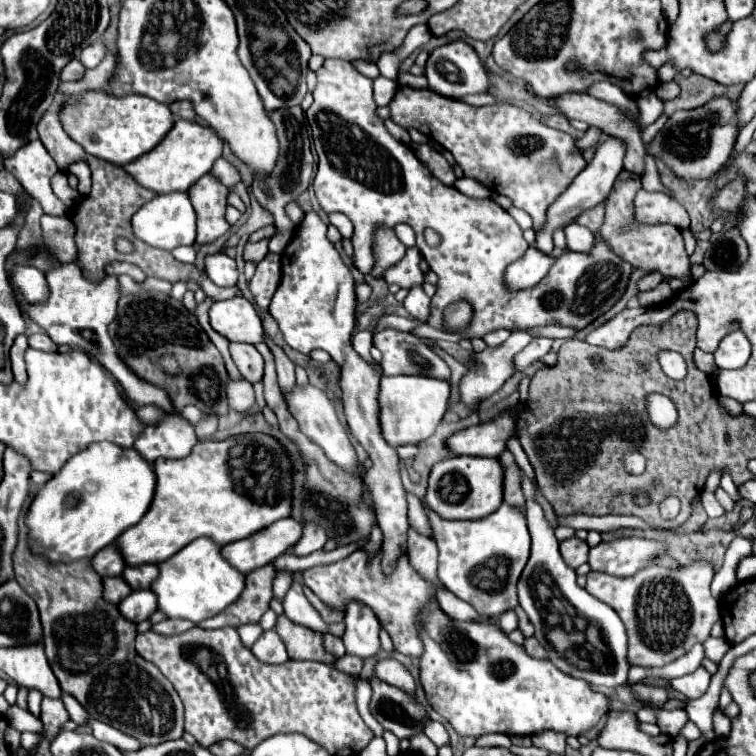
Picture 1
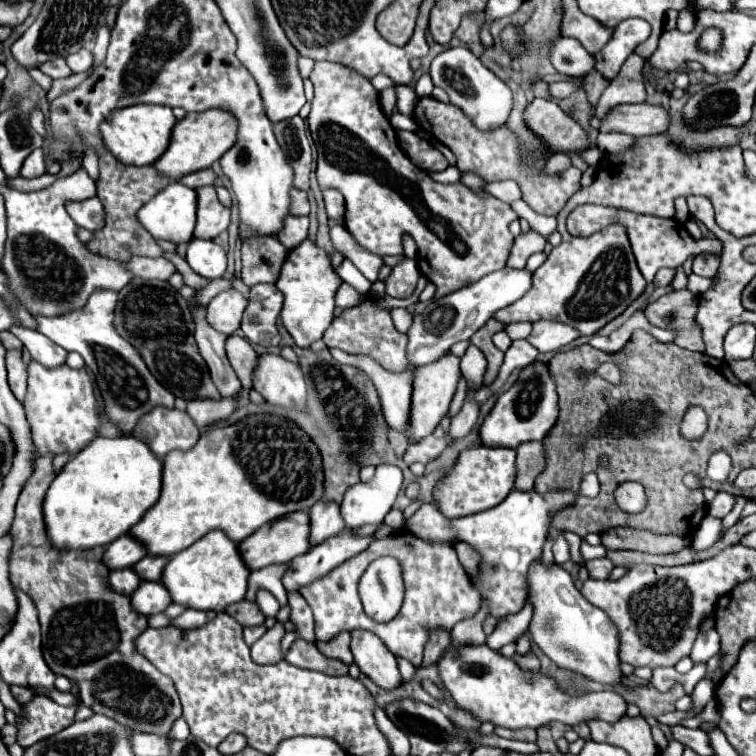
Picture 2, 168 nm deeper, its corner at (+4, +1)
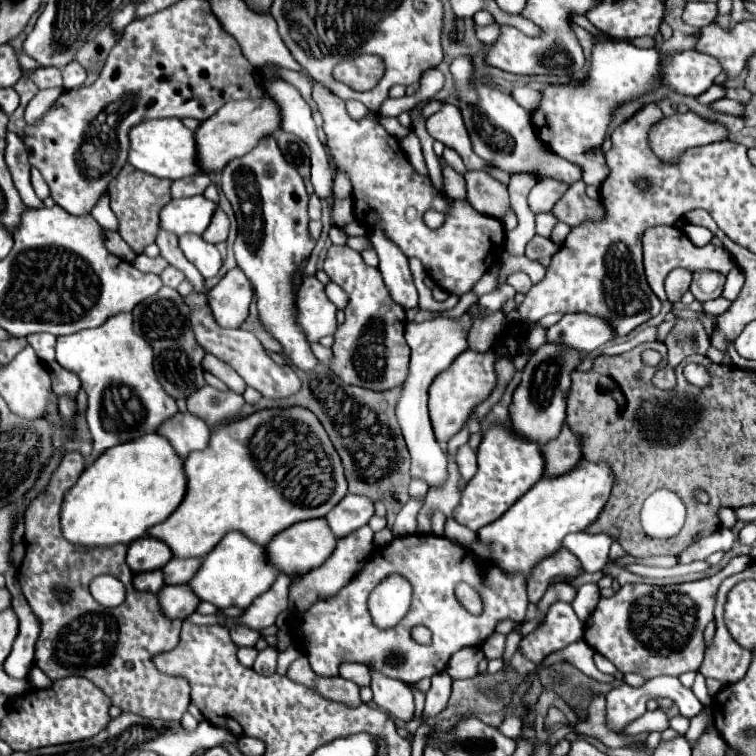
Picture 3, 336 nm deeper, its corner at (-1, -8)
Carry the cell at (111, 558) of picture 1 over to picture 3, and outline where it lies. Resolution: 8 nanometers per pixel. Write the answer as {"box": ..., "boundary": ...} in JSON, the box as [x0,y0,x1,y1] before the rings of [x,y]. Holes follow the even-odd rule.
{"box":[126,535,172,573],"boundary":[[[148,535],[132,541],[126,555],[126,563],[132,573],[162,569],[162,565],[166,565],[166,561],[170,559],[172,551],[168,549],[168,545]]]}

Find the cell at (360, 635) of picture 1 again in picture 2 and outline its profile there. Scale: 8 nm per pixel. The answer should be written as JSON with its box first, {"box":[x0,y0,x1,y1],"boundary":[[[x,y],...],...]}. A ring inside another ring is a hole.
{"box":[351,630,403,690],"boundary":[[[365,630],[351,634],[351,652],[359,670],[383,690],[395,690],[403,684],[395,656],[381,644],[381,640]]]}

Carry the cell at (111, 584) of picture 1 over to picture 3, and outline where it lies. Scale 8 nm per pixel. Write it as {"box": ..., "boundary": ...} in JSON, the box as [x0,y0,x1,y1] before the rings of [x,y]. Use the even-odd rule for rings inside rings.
{"box":[132,571,164,593],"boundary":[[[146,571],[146,573],[136,573],[132,579],[132,585],[136,591],[148,591],[148,593],[158,593],[158,589],[164,585],[162,581],[162,571]]]}

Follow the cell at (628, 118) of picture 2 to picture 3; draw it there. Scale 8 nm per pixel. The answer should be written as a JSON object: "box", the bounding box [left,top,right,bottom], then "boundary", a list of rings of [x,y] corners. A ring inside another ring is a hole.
{"box":[648,111,726,161],"boundary":[[[692,111],[662,117],[648,131],[648,143],[652,151],[664,161],[678,159],[678,155],[690,147],[708,145],[722,139],[726,139],[722,125],[706,121]]]}

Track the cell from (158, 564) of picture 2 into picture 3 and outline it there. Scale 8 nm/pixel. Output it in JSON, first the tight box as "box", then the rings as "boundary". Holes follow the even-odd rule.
{"box":[164,559,200,585],"boundary":[[[170,559],[164,567],[164,583],[166,585],[182,585],[198,571],[200,559]]]}

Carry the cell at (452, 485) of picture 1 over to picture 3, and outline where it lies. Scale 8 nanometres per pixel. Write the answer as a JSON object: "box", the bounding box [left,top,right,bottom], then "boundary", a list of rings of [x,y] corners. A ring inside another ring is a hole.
{"box":[454,425,544,531],"boundary":[[[492,425],[478,447],[478,471],[462,489],[462,499],[454,509],[454,519],[478,531],[480,527],[496,521],[510,505],[514,505],[544,473],[544,461],[540,455],[540,445],[516,439],[506,427]]]}

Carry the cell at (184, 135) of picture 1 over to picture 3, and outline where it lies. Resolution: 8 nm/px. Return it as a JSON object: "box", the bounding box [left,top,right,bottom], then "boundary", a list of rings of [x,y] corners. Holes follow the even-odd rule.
{"box":[194,97,278,173],"boundary":[[[270,97],[258,101],[230,101],[222,109],[218,109],[210,119],[202,121],[200,127],[194,131],[196,141],[196,165],[204,169],[204,173],[222,171],[232,159],[246,155],[260,137],[272,135],[278,131],[278,107]]]}

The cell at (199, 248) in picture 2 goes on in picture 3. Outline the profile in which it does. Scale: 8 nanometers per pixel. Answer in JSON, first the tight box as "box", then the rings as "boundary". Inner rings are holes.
{"box":[180,237,222,279],"boundary":[[[180,237],[180,249],[184,251],[186,259],[194,263],[194,267],[202,273],[204,279],[216,277],[222,267],[222,257],[216,245],[206,243],[202,237]]]}

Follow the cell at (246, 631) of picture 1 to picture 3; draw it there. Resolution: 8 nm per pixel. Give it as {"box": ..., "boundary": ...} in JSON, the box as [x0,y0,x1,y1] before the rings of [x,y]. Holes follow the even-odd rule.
{"box":[238,647,258,667],"boundary":[[[240,647],[238,649],[238,661],[246,667],[252,667],[254,661],[256,661],[256,655],[258,655],[258,649],[256,647]]]}

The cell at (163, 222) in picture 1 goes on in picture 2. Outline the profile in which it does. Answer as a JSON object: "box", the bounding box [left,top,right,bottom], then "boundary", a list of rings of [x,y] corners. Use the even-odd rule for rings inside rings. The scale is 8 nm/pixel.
{"box":[139,182,197,244],"boundary":[[[171,182],[153,200],[139,210],[139,222],[157,240],[169,240],[173,244],[189,242],[193,238],[197,212],[195,190]]]}

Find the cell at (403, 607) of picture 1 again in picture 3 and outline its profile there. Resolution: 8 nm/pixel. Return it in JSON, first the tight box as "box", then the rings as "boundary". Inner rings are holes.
{"box":[292,533,528,683],"boundary":[[[432,533],[394,537],[386,547],[380,547],[370,557],[368,565],[364,565],[364,569],[346,587],[342,587],[338,595],[316,601],[304,615],[294,615],[292,627],[304,643],[310,667],[322,677],[338,675],[342,661],[358,661],[404,683],[418,683],[424,677],[444,671],[450,655],[458,649],[480,647],[482,641],[492,635],[494,625],[500,619],[514,619],[522,623],[528,605],[526,583],[522,581],[522,575],[508,575],[498,571],[498,567],[488,565],[484,571],[490,577],[488,587],[480,573],[480,565],[472,551],[452,543],[446,537]],[[390,573],[402,573],[410,581],[412,607],[394,629],[382,631],[372,625],[366,599],[372,591],[372,585],[378,585]],[[462,581],[480,593],[484,605],[480,615],[468,613],[458,601],[454,591]],[[414,625],[426,625],[432,631],[430,645],[418,645],[412,639],[410,629]]]}

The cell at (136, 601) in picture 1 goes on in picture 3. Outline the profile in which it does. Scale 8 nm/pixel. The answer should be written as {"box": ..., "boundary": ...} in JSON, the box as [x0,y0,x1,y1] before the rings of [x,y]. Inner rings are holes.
{"box":[156,585,200,619],"boundary":[[[164,585],[156,597],[162,613],[172,619],[186,619],[200,603],[186,585]]]}

